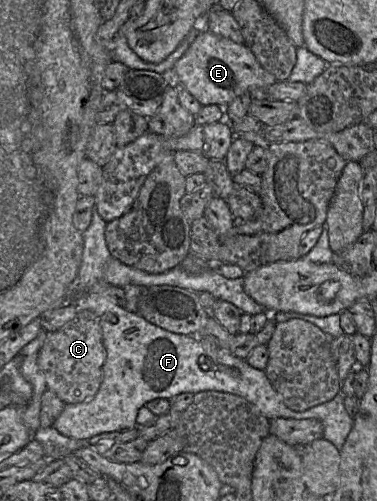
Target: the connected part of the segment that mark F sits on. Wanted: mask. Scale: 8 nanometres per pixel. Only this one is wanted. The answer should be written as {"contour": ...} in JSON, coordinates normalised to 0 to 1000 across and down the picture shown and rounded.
{"contour":[[[228,585],[202,597],[196,605],[207,607],[210,619],[233,617],[247,621],[263,635],[265,635],[265,647],[271,649],[271,659],[294,659],[300,663],[297,677],[286,677],[289,683],[289,707],[281,709],[281,719],[273,729],[273,756],[271,764],[263,772],[263,778],[257,784],[239,796],[225,798],[220,802],[210,804],[178,804],[172,806],[172,812],[162,826],[151,832],[151,836],[143,840],[141,850],[167,868],[210,876],[210,878],[236,878],[239,874],[263,868],[268,864],[279,862],[305,862],[305,860],[324,860],[334,856],[345,856],[363,850],[361,832],[366,826],[366,820],[374,812],[385,810],[385,806],[401,798],[408,798],[414,794],[432,794],[446,798],[459,798],[469,788],[491,782],[504,782],[509,786],[520,786],[531,780],[544,778],[560,778],[560,780],[584,780],[584,782],[602,782],[615,784],[631,790],[639,790],[650,794],[655,800],[671,804],[682,814],[692,820],[692,824],[711,834],[714,838],[729,836],[729,834],[767,834],[767,836],[822,836],[833,834],[851,842],[857,850],[857,864],[854,874],[875,880],[899,900],[907,896],[918,874],[923,866],[928,864],[934,852],[936,852],[936,834],[926,830],[920,824],[915,810],[912,810],[912,790],[907,784],[897,784],[891,790],[886,790],[875,800],[867,800],[862,804],[846,806],[841,810],[833,810],[828,814],[820,814],[809,820],[777,820],[767,816],[753,800],[748,790],[724,774],[719,764],[714,762],[703,741],[700,739],[684,739],[668,731],[663,731],[653,719],[637,717],[626,711],[621,711],[607,699],[578,695],[573,701],[546,701],[531,687],[528,675],[517,675],[501,669],[488,667],[467,667],[456,665],[451,661],[435,659],[398,643],[393,643],[385,635],[379,635],[366,623],[347,623],[332,617],[329,613],[318,611],[308,605],[308,611],[300,611],[297,605],[276,599],[273,595],[255,591],[255,589],[231,589]]]}

